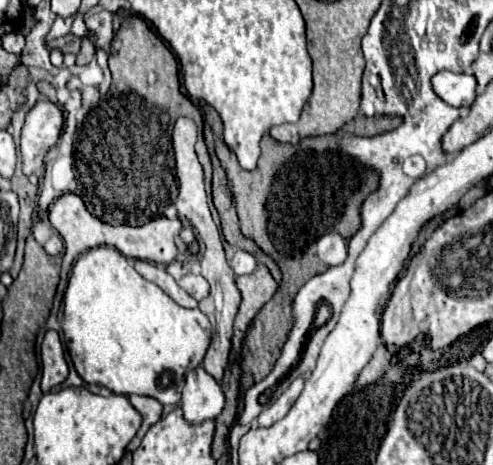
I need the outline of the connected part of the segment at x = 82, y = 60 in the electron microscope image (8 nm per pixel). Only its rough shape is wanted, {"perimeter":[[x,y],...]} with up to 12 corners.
{"perimeter":[[94,36],[82,40],[76,64],[84,66],[94,58]]}

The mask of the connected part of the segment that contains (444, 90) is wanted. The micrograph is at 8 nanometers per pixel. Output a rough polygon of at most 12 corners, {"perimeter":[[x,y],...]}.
{"perimeter":[[440,72],[432,88],[448,106],[470,106],[476,78]]}

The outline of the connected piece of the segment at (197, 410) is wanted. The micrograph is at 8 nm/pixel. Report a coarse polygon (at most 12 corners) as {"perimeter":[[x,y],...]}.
{"perimeter":[[202,368],[186,374],[184,418],[202,422],[224,408],[220,384]]}

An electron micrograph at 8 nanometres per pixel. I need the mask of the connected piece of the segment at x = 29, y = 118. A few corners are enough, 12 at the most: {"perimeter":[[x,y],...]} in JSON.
{"perimeter":[[48,98],[26,114],[20,140],[26,176],[64,128],[62,108]]}

